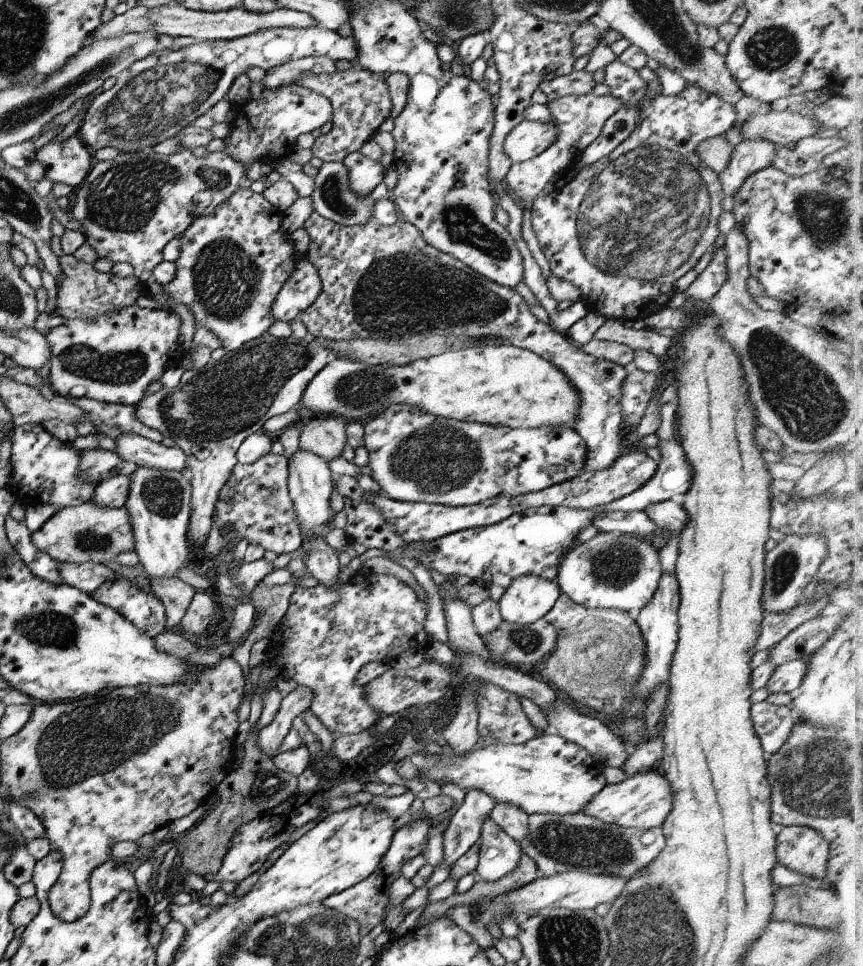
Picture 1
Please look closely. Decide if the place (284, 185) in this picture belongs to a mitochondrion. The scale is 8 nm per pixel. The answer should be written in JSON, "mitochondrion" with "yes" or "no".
{"mitochondrion":"no"}

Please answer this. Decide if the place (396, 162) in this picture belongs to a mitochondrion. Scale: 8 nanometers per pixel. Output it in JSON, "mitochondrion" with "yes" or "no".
{"mitochondrion":"no"}

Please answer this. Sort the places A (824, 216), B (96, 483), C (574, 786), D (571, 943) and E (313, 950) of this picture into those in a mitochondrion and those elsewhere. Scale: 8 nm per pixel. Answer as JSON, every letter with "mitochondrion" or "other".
{"A":"mitochondrion","B":"other","C":"other","D":"mitochondrion","E":"mitochondrion"}

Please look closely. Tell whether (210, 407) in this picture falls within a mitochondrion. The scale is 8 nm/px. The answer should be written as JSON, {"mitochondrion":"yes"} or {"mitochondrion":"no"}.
{"mitochondrion":"yes"}

